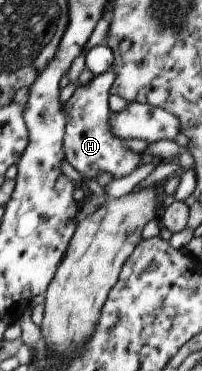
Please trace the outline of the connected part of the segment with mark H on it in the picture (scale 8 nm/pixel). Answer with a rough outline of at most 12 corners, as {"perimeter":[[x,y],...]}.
{"perimeter":[[113,70],[78,84],[64,104],[63,151],[81,175],[113,179],[141,155],[109,129]]}

